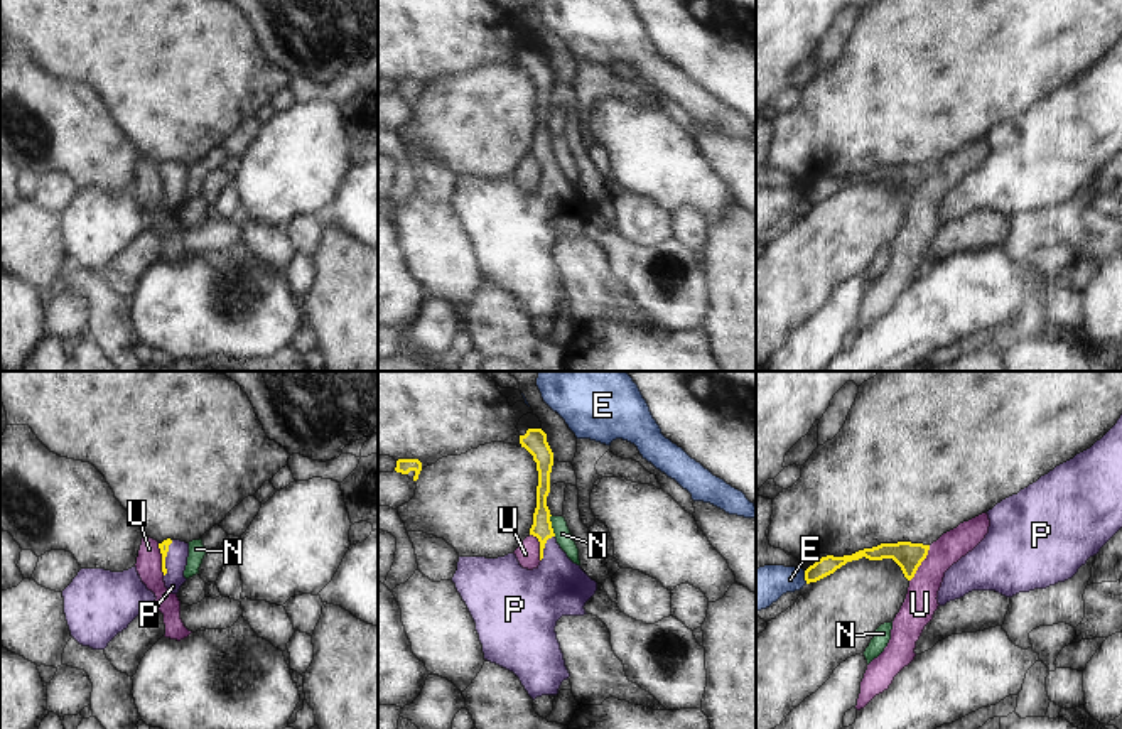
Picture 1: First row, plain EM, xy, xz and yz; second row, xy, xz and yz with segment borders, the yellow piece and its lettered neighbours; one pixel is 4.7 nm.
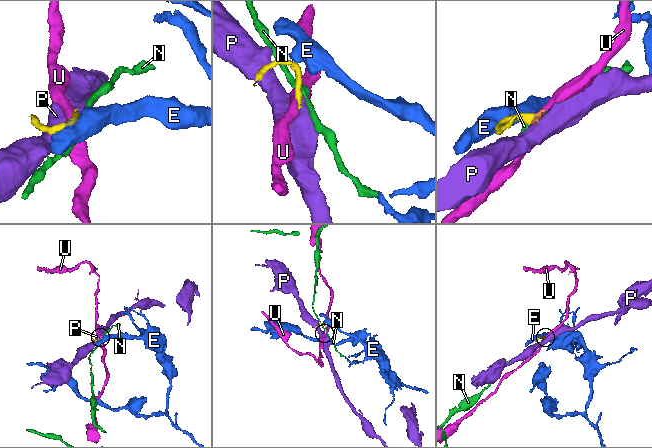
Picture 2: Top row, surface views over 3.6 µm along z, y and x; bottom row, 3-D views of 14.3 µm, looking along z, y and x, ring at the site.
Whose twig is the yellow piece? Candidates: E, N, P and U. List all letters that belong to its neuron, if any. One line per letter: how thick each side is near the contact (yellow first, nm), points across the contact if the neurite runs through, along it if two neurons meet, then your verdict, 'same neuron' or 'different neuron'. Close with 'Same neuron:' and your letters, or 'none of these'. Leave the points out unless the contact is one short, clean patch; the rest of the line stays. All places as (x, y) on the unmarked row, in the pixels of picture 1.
E: 90 nm thick on the yellow side, 200 nm on the other; border along yz (803, 193), (807, 205); different neuron
N: 100 nm thick on the yellow side, 80 nm on the other; border along xz (550, 137), (555, 157); different neuron
P: 50 nm thick on the yellow side, 110 nm on the other; runs through xy (164, 169), (164, 181), (176, 183); same neuron
U: 130 nm thick on the yellow side, 160 nm on the other; border along yz (930, 167), (910, 203); different neuron
Same neuron: P

